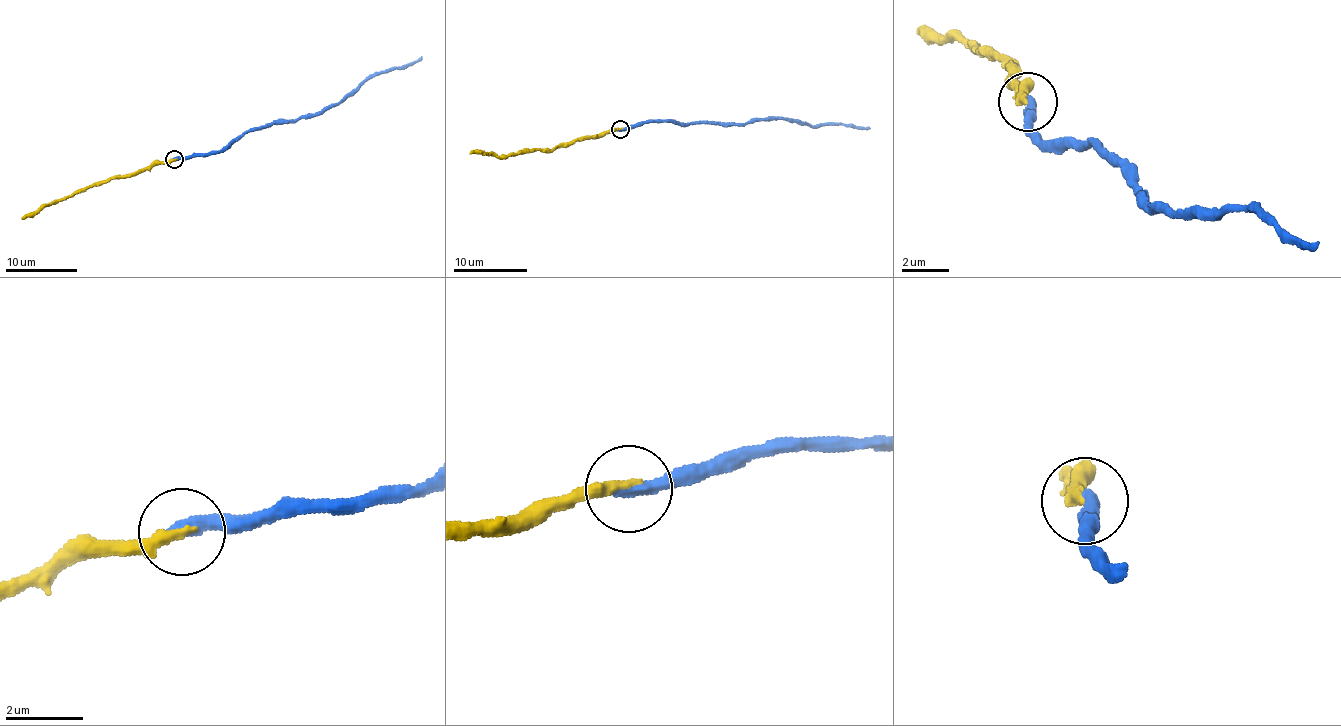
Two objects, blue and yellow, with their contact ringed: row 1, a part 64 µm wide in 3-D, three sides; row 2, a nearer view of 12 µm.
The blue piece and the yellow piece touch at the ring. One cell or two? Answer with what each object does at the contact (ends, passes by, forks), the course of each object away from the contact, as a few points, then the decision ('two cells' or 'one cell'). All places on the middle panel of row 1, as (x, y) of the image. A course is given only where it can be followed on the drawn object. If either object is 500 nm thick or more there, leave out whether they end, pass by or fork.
blue ends; yellow ends; course blue (619, 130), (632, 129), (644, 122), (744, 124), (767, 119), (799, 120), (814, 126), (870, 127); course yellow (619, 128), (545, 149), (524, 150), (500, 156), (469, 154); one cell

